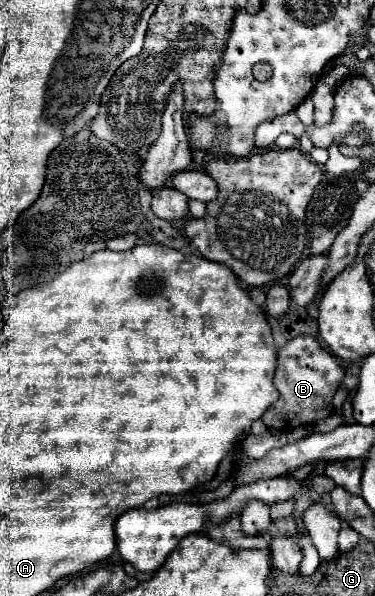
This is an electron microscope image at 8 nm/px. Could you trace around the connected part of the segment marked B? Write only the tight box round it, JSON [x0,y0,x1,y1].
[263,336,345,430]

